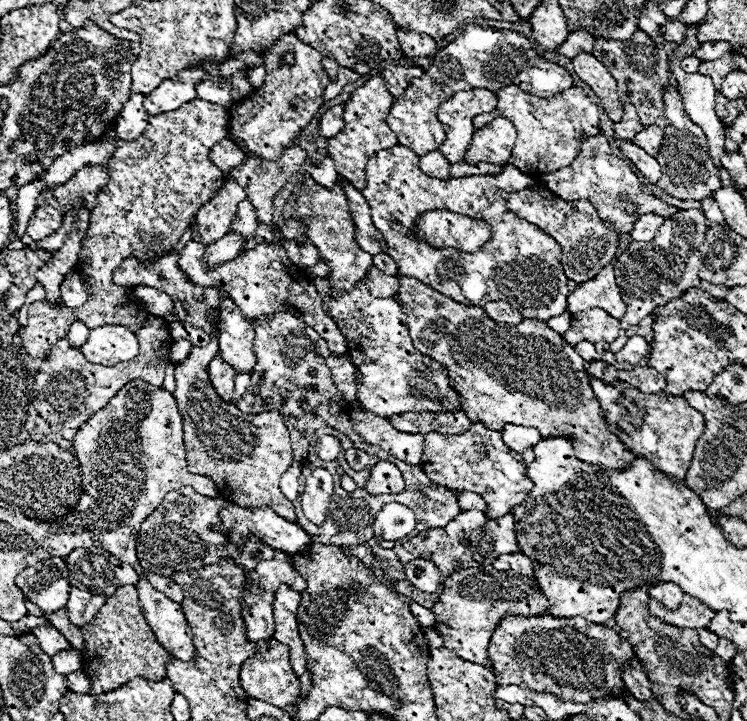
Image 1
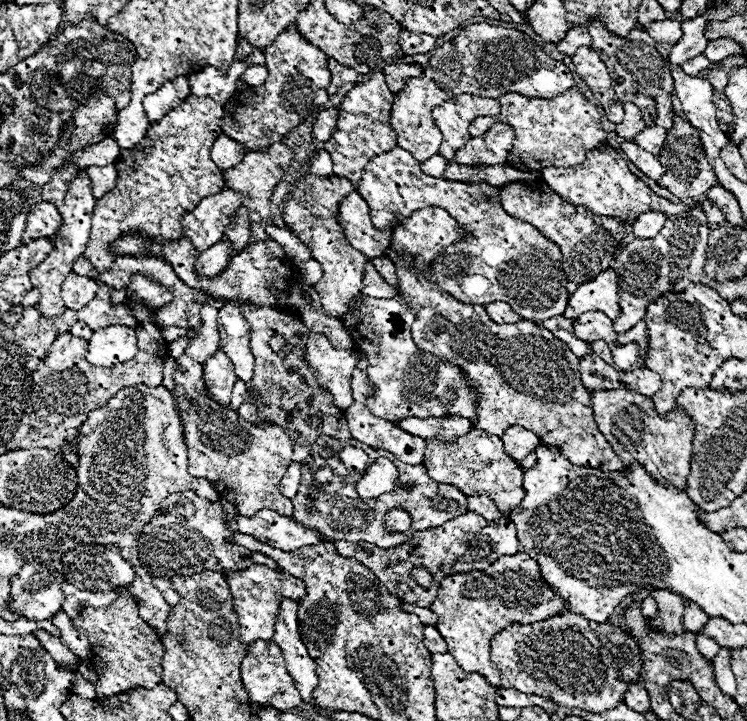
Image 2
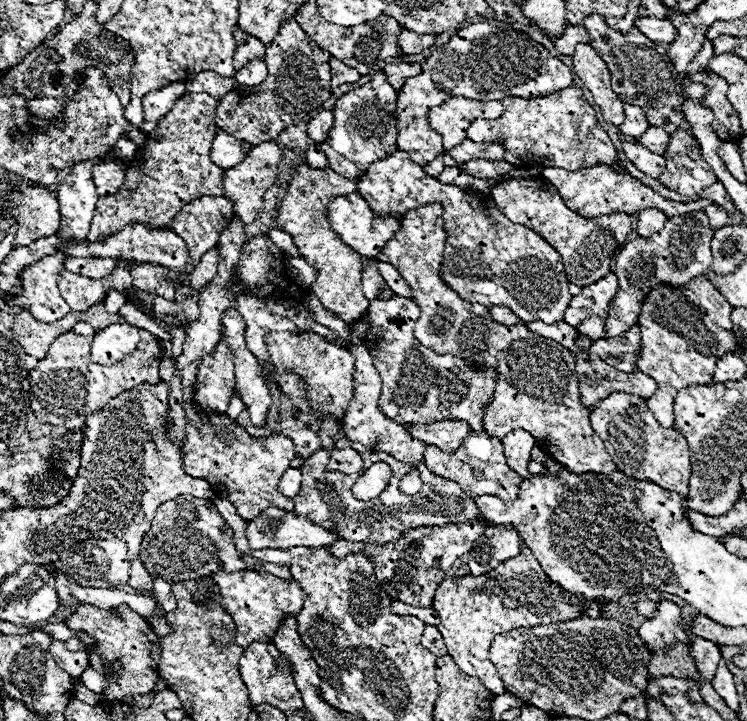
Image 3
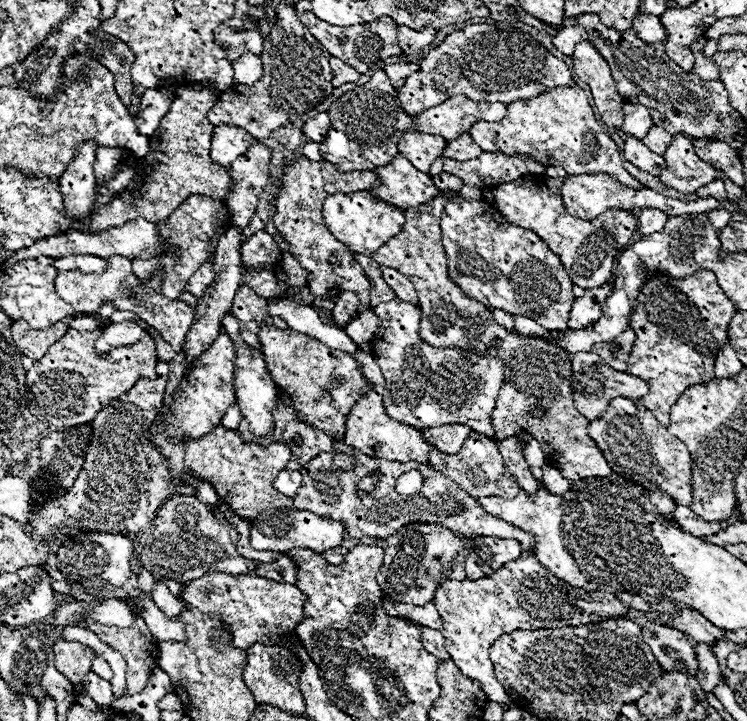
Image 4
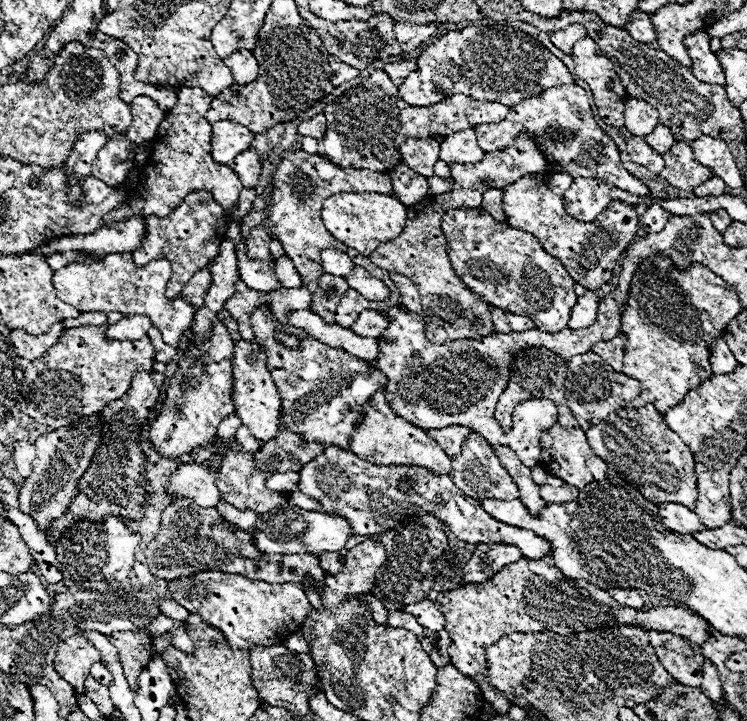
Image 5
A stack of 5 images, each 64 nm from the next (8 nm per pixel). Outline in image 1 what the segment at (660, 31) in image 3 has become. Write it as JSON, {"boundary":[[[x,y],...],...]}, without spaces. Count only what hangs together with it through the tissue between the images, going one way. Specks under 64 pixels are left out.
{"boundary":[[[670,20],[662,26],[664,40],[668,40],[668,42],[684,42],[686,40],[686,30],[688,30],[688,26],[678,22],[678,20]]]}

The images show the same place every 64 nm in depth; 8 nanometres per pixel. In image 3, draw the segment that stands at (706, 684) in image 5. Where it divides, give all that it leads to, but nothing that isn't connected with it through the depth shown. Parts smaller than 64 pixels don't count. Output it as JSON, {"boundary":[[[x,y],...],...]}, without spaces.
{"boundary":[[[696,636],[694,646],[692,646],[692,656],[696,658],[698,670],[706,676],[706,680],[712,680],[716,666],[718,666],[718,660],[720,660],[718,644],[714,644],[710,640],[702,640],[700,636]]]}

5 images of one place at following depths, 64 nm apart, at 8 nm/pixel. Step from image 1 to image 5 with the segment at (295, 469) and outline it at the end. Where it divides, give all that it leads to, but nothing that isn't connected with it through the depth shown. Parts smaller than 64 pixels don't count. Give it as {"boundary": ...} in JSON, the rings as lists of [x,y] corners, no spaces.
{"boundary":[[[276,472],[272,478],[266,480],[266,486],[274,492],[294,492],[300,484],[298,472]]]}

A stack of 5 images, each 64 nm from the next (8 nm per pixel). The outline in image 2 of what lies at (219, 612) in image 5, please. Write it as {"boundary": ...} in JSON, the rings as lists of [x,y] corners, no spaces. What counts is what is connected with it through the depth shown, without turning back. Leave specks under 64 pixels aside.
{"boundary":[[[256,564],[256,566],[240,570],[240,572],[230,572],[228,582],[232,588],[234,610],[238,614],[240,638],[244,644],[252,644],[256,640],[272,640],[276,614],[278,614],[278,606],[280,606],[282,596],[296,598],[296,600],[302,600],[302,596],[306,596],[304,580],[290,576],[282,568],[278,568],[278,570],[266,568],[266,564]]]}

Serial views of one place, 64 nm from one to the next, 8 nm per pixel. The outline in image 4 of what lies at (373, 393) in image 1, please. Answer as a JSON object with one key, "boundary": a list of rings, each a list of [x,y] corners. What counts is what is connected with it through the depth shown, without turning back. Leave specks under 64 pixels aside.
{"boundary":[[[400,300],[382,302],[372,308],[378,316],[378,332],[372,340],[372,356],[384,376],[386,414],[414,428],[434,428],[440,424],[466,424],[474,432],[494,438],[490,412],[504,384],[504,364],[498,352],[486,356],[462,348],[432,348],[418,336],[418,306]]]}

